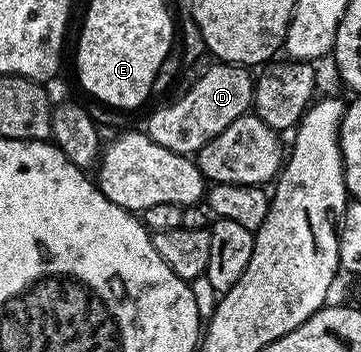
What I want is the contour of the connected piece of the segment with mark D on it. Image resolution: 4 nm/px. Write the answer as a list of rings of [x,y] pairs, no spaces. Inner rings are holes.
[[[210,64],[209,69],[199,80],[192,82],[189,90],[178,101],[157,109],[143,125],[144,132],[159,147],[167,147],[167,151],[175,151],[186,155],[196,155],[201,148],[215,135],[219,135],[235,119],[246,116],[253,103],[253,83],[255,77],[246,66]]]

